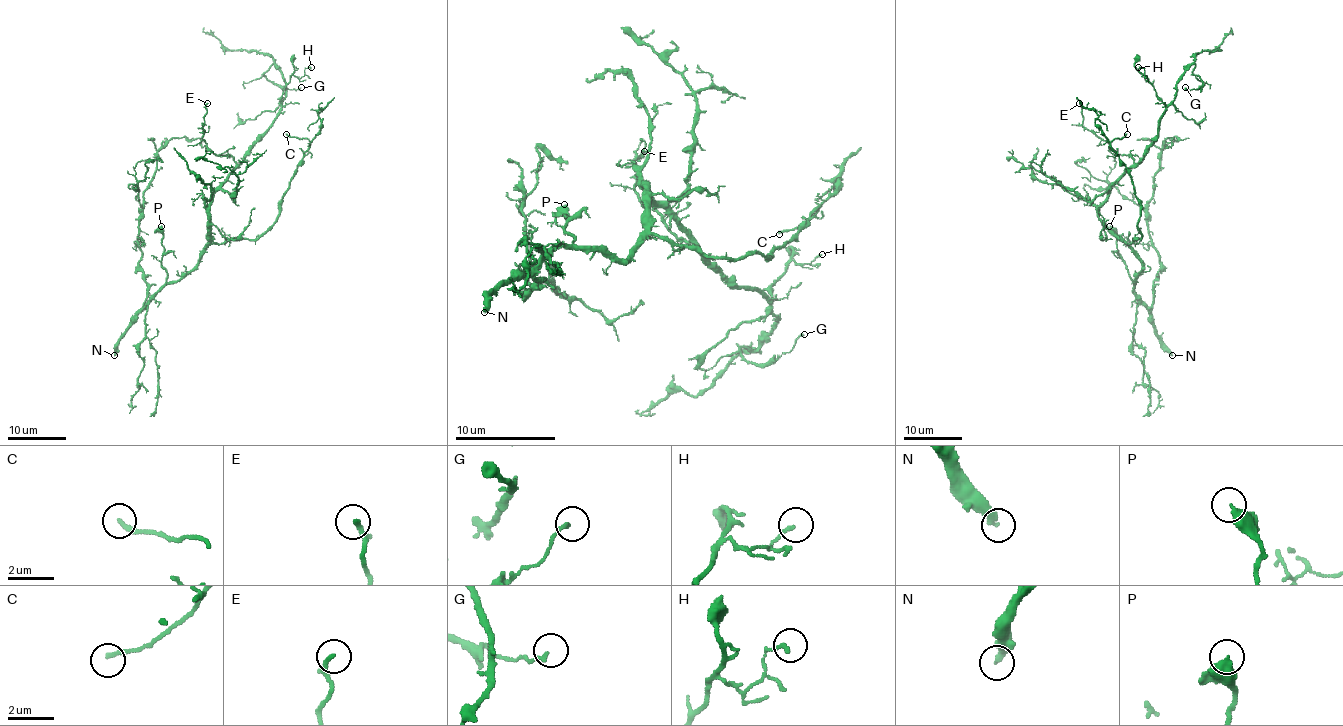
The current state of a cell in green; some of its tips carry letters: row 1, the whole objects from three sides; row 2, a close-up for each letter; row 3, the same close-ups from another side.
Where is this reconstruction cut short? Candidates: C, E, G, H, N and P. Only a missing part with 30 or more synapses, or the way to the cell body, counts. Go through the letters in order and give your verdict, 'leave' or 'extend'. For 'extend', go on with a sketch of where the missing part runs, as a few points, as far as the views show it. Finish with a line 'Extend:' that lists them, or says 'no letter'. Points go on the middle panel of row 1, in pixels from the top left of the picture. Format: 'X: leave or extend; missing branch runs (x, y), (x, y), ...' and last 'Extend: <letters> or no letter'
C: leave
E: leave
G: leave
H: leave
N: extend
P: leave
Extend: N

